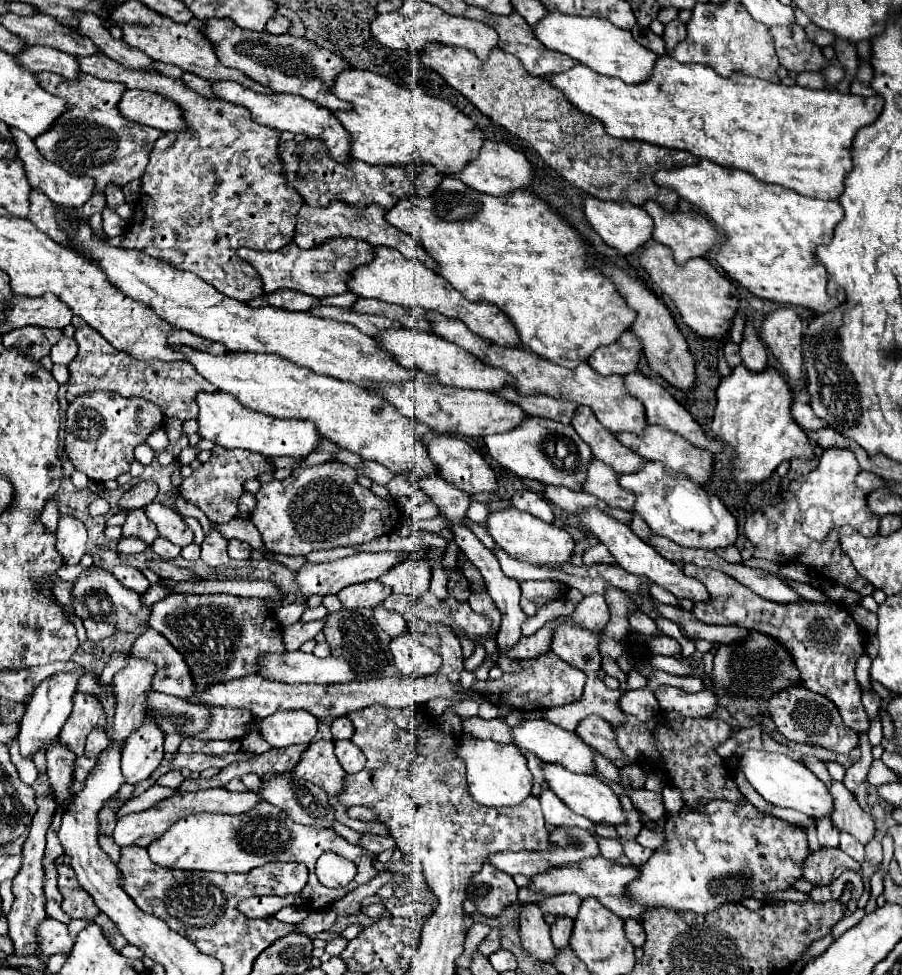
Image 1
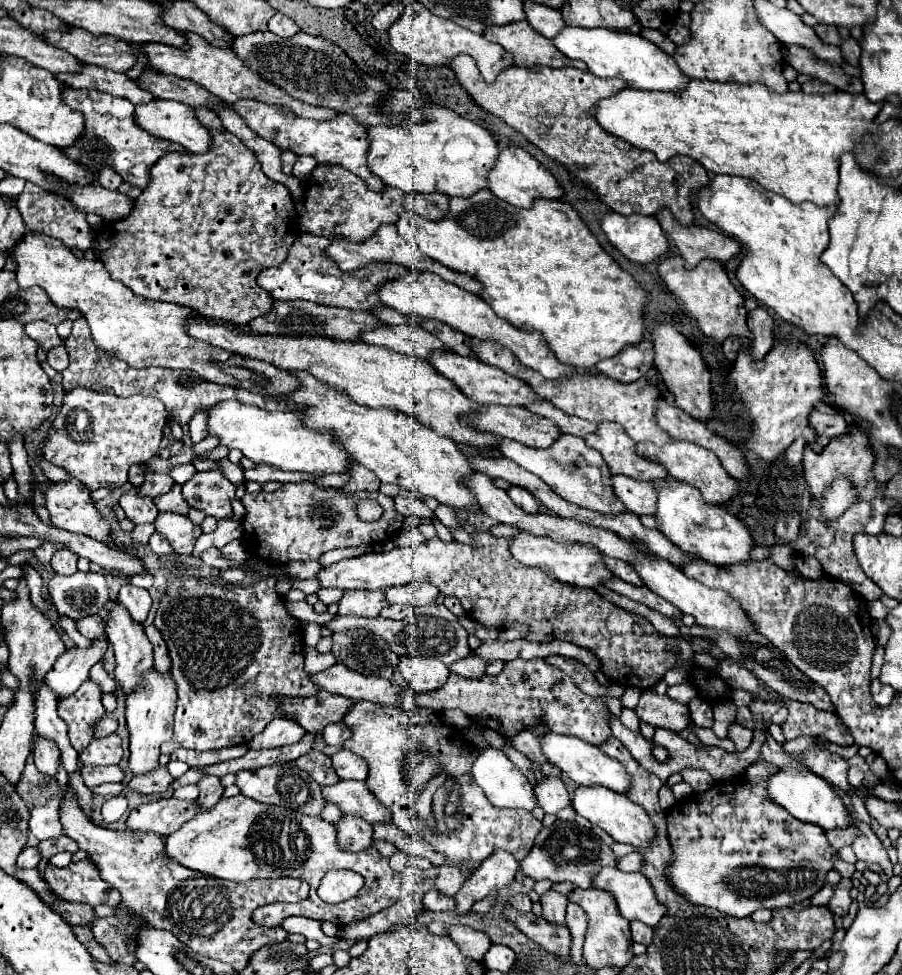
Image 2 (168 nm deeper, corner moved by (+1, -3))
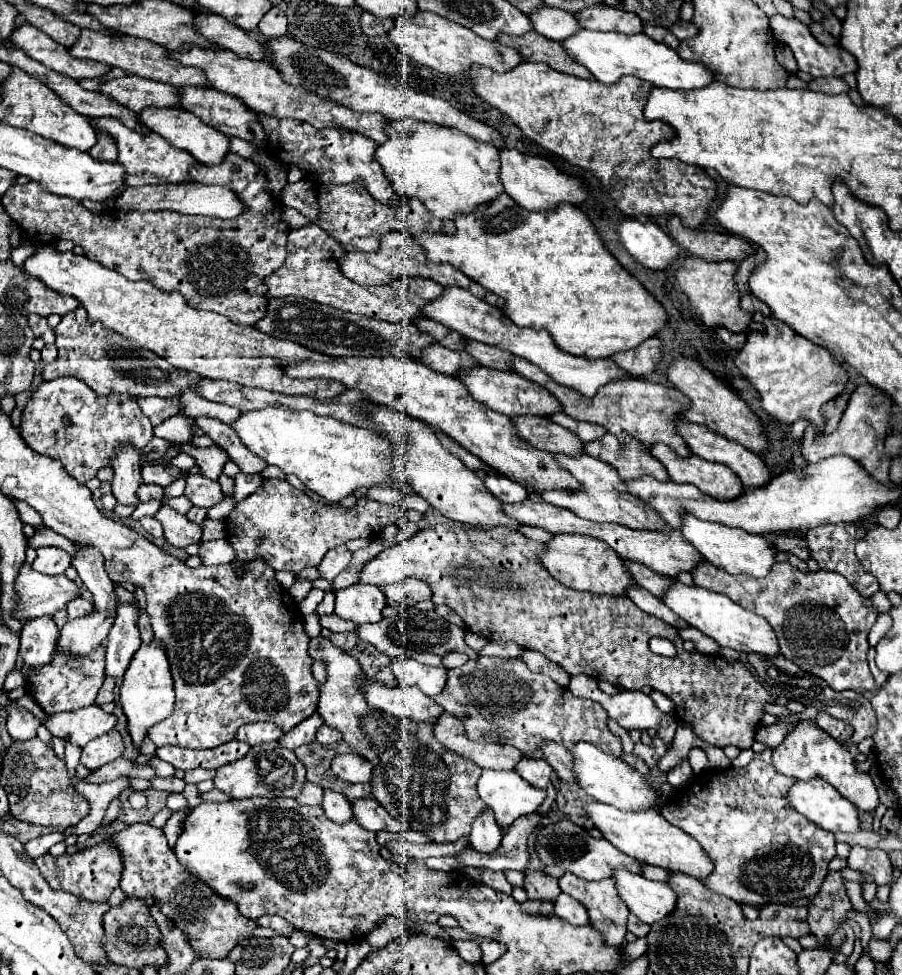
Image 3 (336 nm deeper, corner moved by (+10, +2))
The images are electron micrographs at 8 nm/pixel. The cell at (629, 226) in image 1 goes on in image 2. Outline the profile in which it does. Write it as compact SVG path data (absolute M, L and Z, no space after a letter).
M608 212L602 218L600 226L602 226L604 234L608 236L610 244L616 250L620 250L632 262L646 264L646 262L652 262L652 260L656 260L656 258L660 258L660 256L664 256L668 252L668 238L662 232L656 218L652 218L652 216L640 216L640 214L622 216L622 214L616 214L616 212Z

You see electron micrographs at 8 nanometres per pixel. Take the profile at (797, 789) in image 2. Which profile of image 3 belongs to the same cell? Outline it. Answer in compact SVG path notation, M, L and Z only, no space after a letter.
M823 779L797 781L789 789L789 803L825 831L859 831L859 809Z

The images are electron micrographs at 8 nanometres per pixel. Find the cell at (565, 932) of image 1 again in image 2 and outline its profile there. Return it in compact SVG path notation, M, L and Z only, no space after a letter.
M546 892L542 898L540 898L540 904L542 904L542 916L552 922L552 924L558 924L558 926L566 926L566 896L558 894L558 892Z

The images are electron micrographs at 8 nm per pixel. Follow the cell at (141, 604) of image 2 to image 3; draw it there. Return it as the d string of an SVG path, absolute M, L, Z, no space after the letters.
M119 605L117 619L107 637L107 677L123 677L133 653L139 649L139 629L137 629L137 607Z

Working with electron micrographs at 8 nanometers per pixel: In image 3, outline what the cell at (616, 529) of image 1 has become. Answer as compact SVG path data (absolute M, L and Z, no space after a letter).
M673 579L673 587L667 589L663 603L667 607L671 607L691 627L695 627L695 629L703 631L705 635L709 635L711 639L715 639L721 647L729 647L729 649L735 649L745 655L747 653L757 653L763 657L781 655L777 637L775 637L771 625L757 613L741 609L737 603L733 603L729 597L725 597L721 593L713 593L703 587L687 587L687 585L679 583L677 579Z

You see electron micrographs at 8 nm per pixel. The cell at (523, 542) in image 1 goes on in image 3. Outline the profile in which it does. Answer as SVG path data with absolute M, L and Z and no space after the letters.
M555 535L547 551L541 553L541 563L559 583L575 591L589 591L597 595L625 595L625 591L635 585L625 571L623 557L619 557L607 543L589 535Z

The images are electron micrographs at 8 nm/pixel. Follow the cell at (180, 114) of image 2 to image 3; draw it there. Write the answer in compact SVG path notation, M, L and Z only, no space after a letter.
M147 107L145 111L139 113L139 117L141 117L141 121L151 131L159 133L173 147L179 147L183 151L189 151L203 165L223 163L225 155L229 153L229 137L227 135L221 135L221 131L217 131L217 129L201 123L201 119L197 119L193 113L189 113L185 109L153 109L153 107Z

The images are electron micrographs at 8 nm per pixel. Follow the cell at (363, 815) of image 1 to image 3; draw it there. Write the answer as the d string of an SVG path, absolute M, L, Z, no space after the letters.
M539 813L519 817L503 833L501 847L499 847L499 851L495 855L481 855L479 851L473 851L473 849L465 847L463 851L457 853L457 857L467 867L489 867L493 871L509 871L509 869L525 871L527 863L529 863L529 851L527 851L529 835L533 833L533 829L539 823L541 823Z

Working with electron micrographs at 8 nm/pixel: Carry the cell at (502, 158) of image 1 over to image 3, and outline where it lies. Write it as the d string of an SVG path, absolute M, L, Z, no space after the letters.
M501 149L501 183L505 187L505 193L509 193L515 203L529 211L549 211L559 207L561 201L581 205L589 199L579 177L565 175L551 161L543 157L523 155L517 149Z

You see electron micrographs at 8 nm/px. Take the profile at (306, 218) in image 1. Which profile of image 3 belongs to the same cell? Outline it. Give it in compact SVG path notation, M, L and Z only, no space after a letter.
M391 231L389 235L381 237L381 249L377 253L347 253L341 261L339 261L339 269L343 271L343 275L355 283L363 283L363 285L387 285L393 283L397 279L411 279L411 277L425 277L431 279L443 287L455 285L455 287L463 287L467 291L471 291L475 297L479 297L485 303L491 303L495 307L503 307L503 301L489 293L487 289L483 289L479 283L473 283L473 279L469 279L467 275L463 275L461 271L457 271L455 267L447 265L447 263L433 263L425 257L425 251L405 233L399 231Z

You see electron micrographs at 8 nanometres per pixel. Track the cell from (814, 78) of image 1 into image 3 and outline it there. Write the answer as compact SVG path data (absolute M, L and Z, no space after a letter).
M819 77L809 83L809 89L819 91L819 93L827 93L827 95L835 95L835 93L847 93L849 85L841 77Z

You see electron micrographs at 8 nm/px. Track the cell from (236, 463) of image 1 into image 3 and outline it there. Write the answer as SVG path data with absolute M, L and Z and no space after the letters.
M187 475L185 497L197 507L209 509L223 499L223 491L217 481L211 481L203 475Z

